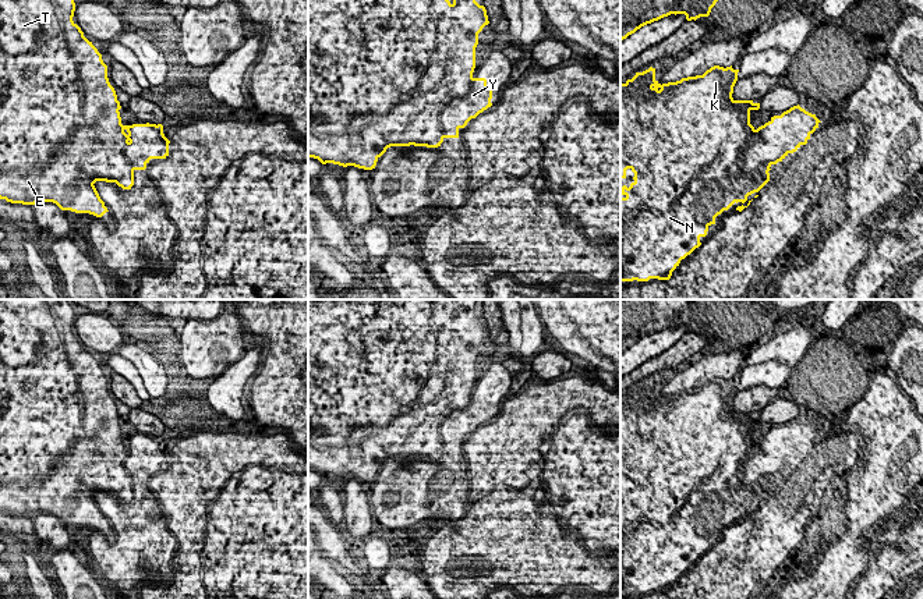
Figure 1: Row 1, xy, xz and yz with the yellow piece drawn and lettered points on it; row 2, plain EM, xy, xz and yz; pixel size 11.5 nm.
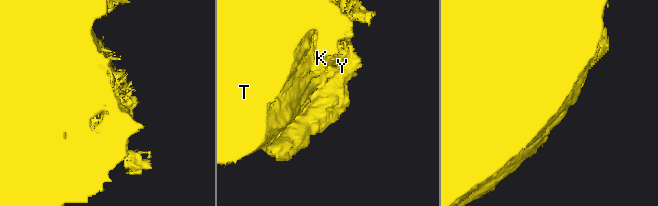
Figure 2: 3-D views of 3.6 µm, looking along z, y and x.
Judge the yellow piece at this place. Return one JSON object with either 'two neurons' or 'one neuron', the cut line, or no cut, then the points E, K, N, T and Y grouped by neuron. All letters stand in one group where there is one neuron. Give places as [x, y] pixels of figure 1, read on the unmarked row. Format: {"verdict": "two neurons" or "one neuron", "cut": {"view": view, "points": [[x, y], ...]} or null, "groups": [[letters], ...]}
{"verdict": "two neurons", "cut": {"view": "yz", "points": [[753, 439], [756, 452], [745, 463], [743, 485], [766, 495]]}, "groups": [["E", "K", "N", "T"], ["Y"]]}

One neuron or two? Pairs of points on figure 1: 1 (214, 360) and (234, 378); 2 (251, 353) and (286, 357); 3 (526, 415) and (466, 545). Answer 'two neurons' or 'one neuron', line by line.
1: two neurons
2: two neurons
3: one neuron

